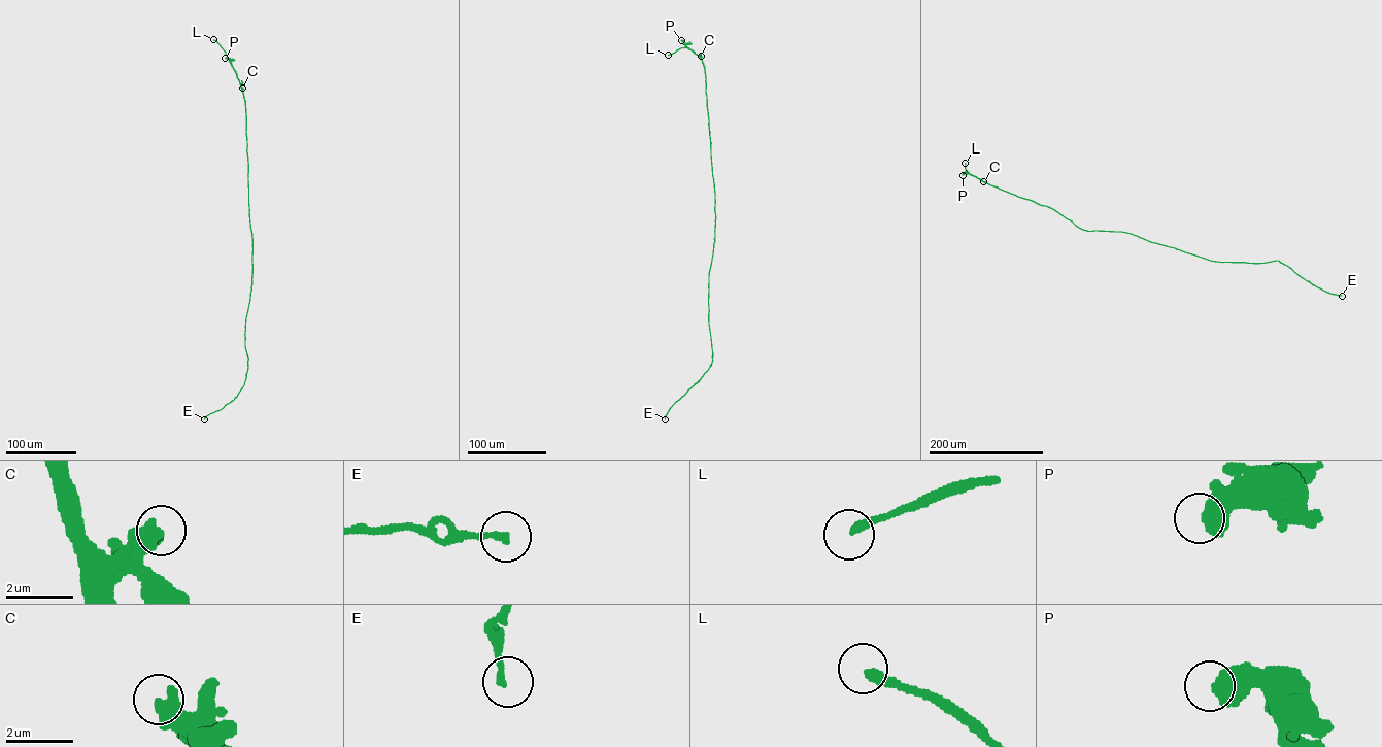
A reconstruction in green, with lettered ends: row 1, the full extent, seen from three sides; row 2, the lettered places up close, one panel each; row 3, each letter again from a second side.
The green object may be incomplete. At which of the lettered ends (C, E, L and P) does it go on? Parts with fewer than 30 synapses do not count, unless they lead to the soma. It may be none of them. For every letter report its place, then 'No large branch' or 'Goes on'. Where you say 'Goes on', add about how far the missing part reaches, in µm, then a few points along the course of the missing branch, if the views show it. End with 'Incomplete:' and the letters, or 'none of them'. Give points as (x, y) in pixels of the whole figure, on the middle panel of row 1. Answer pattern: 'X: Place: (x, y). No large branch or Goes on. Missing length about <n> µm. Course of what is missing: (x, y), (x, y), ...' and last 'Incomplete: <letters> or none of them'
C: Place: (701, 56). No large branch
E: Place: (665, 419). No large branch
L: Place: (668, 55). No large branch
P: Place: (681, 40). No large branch
Incomplete: none of them

